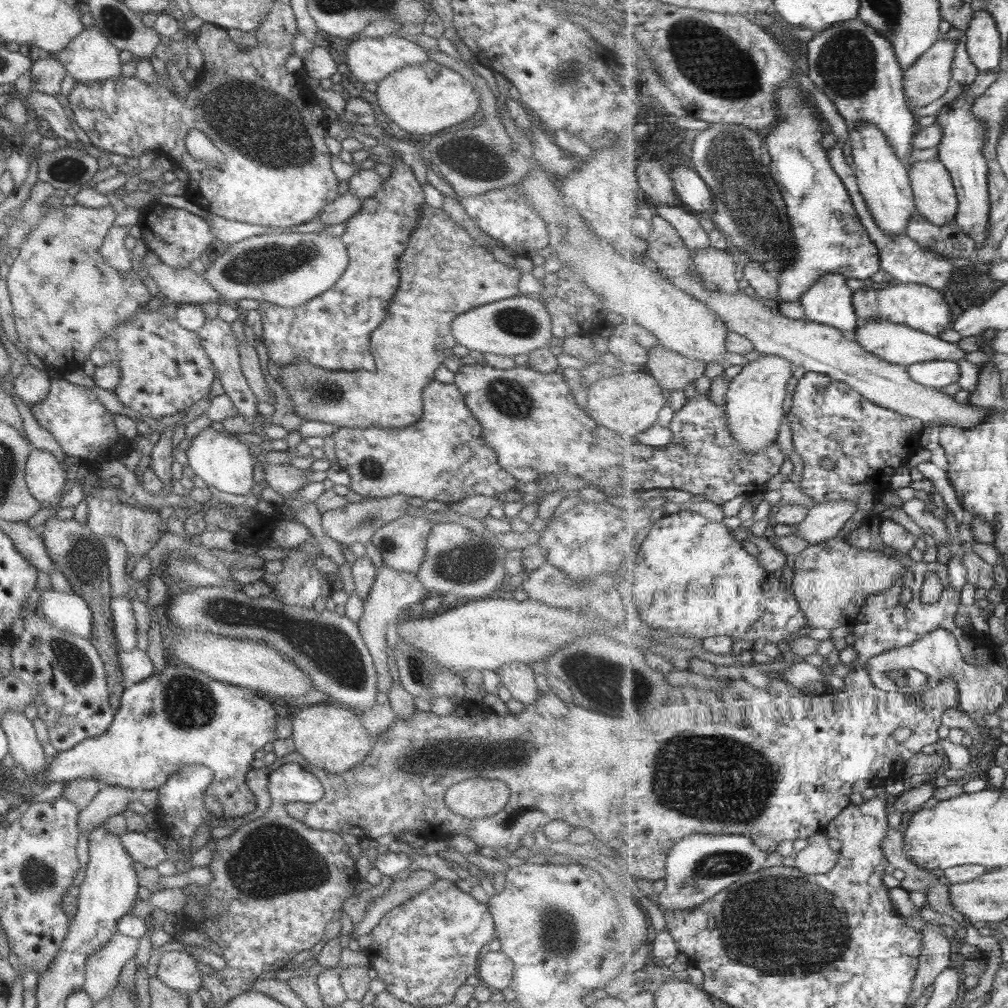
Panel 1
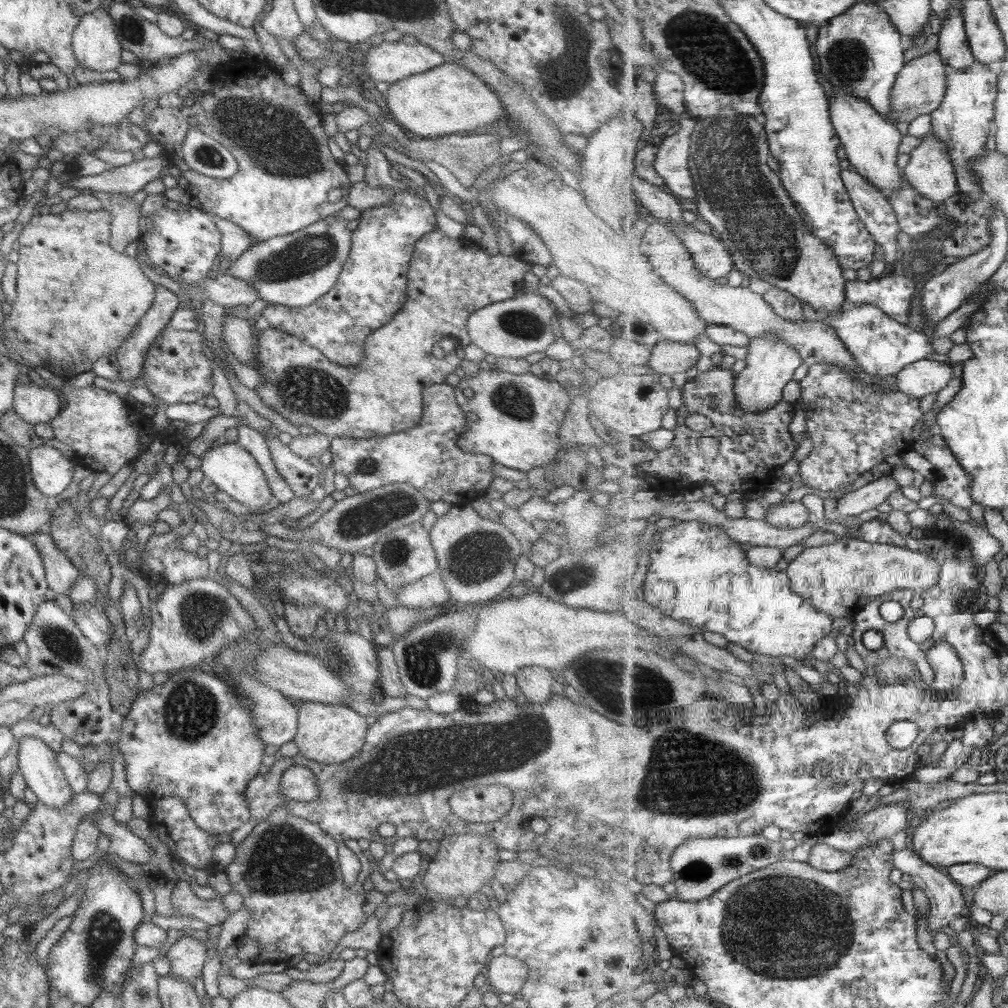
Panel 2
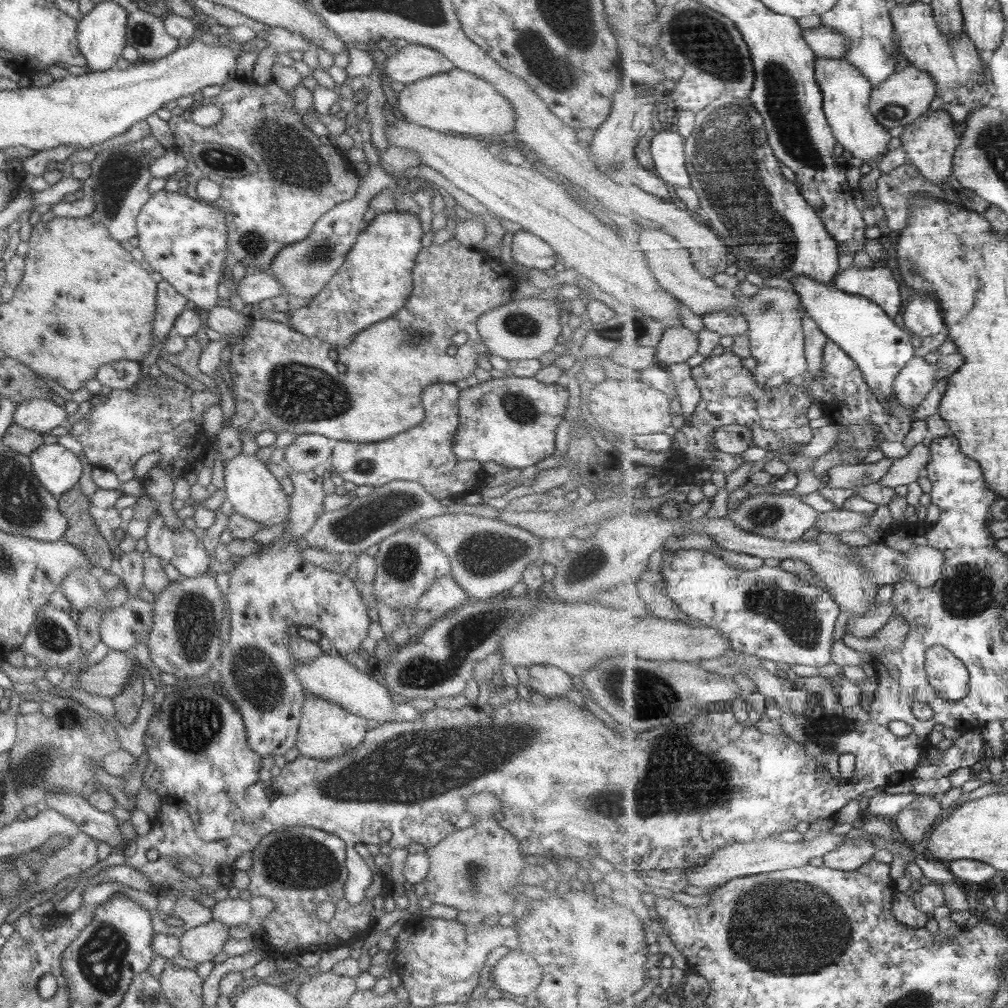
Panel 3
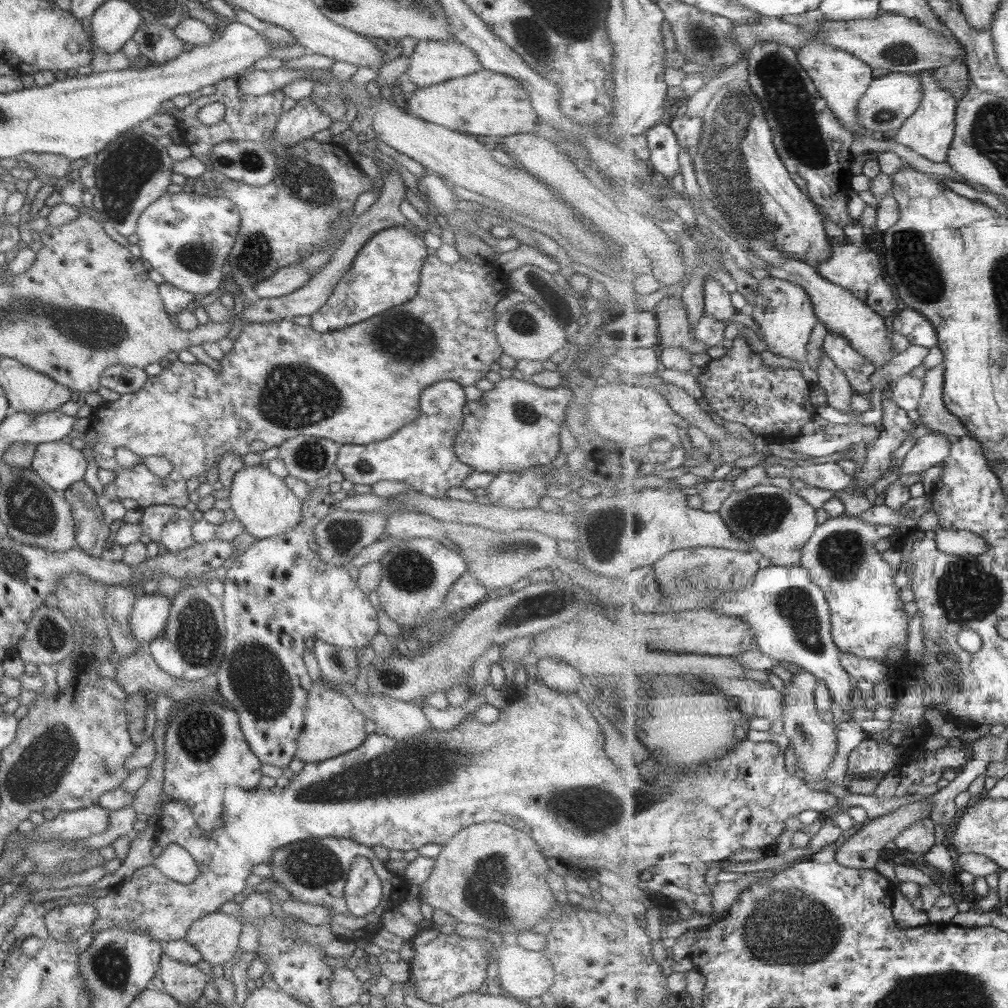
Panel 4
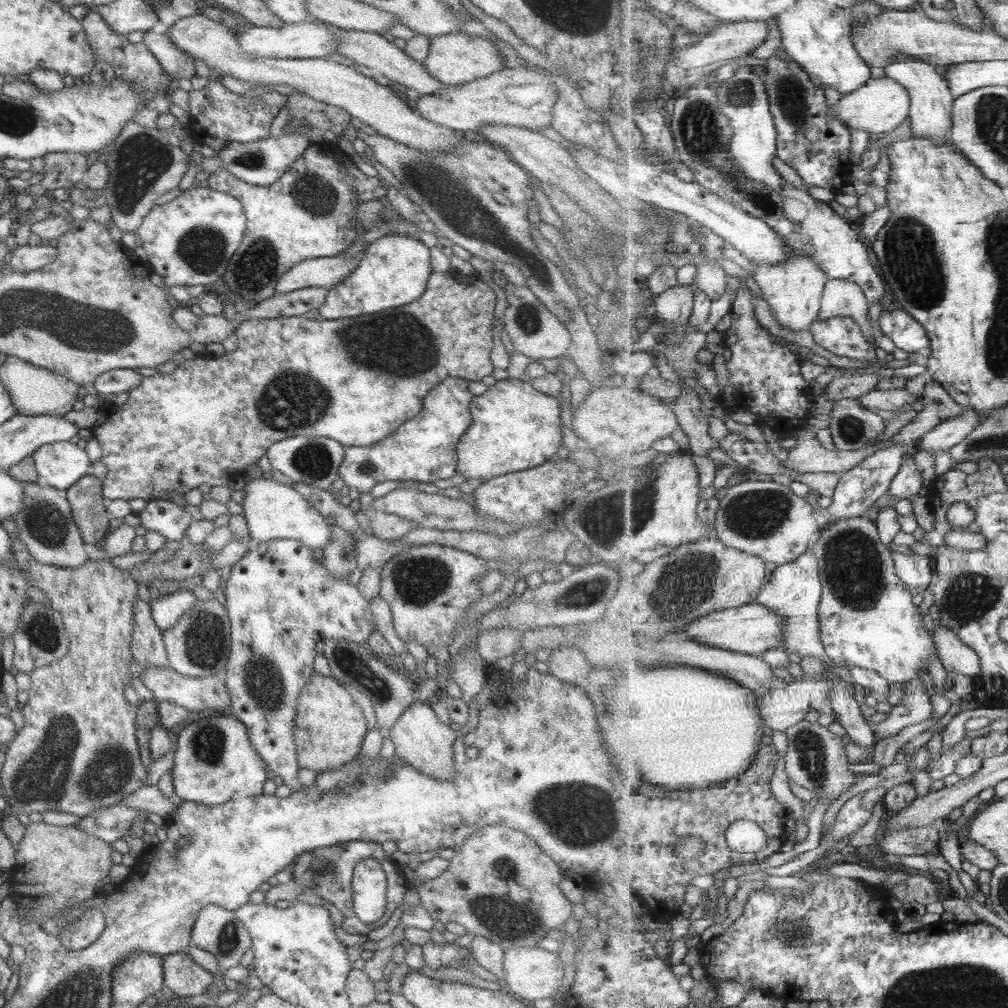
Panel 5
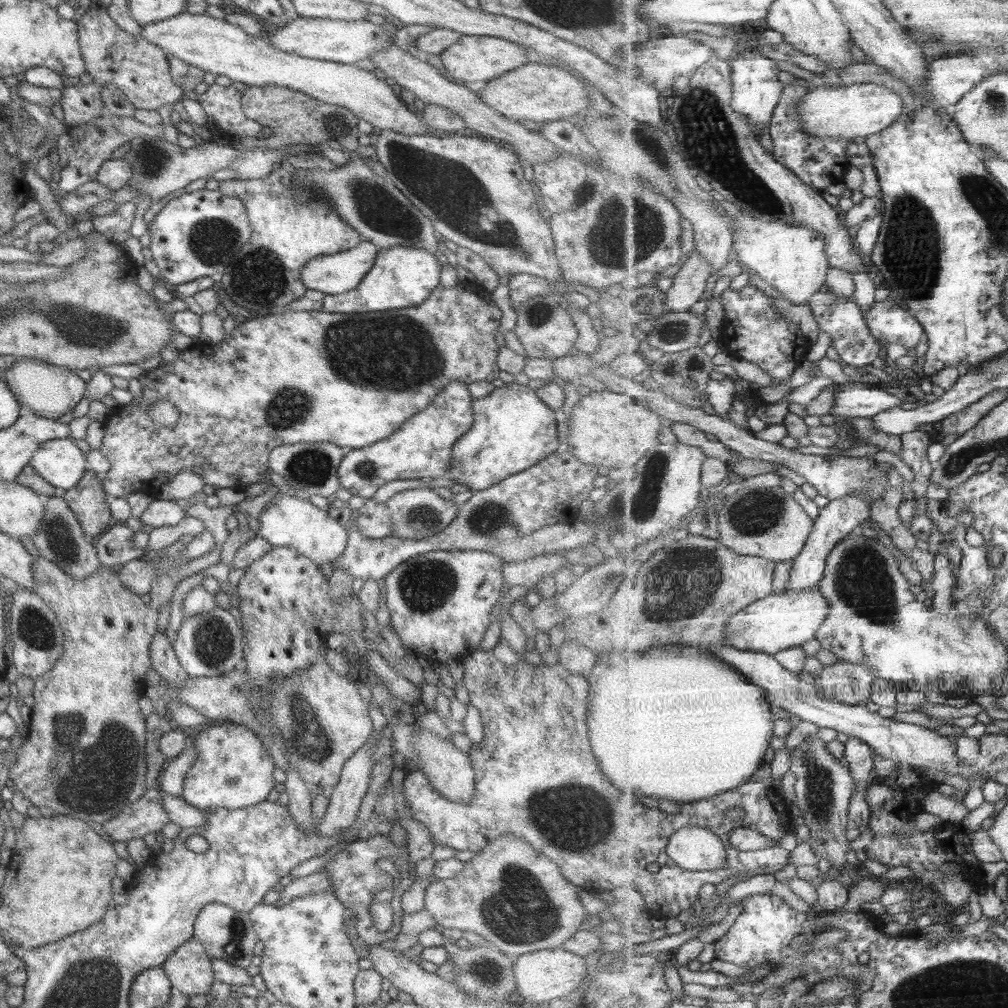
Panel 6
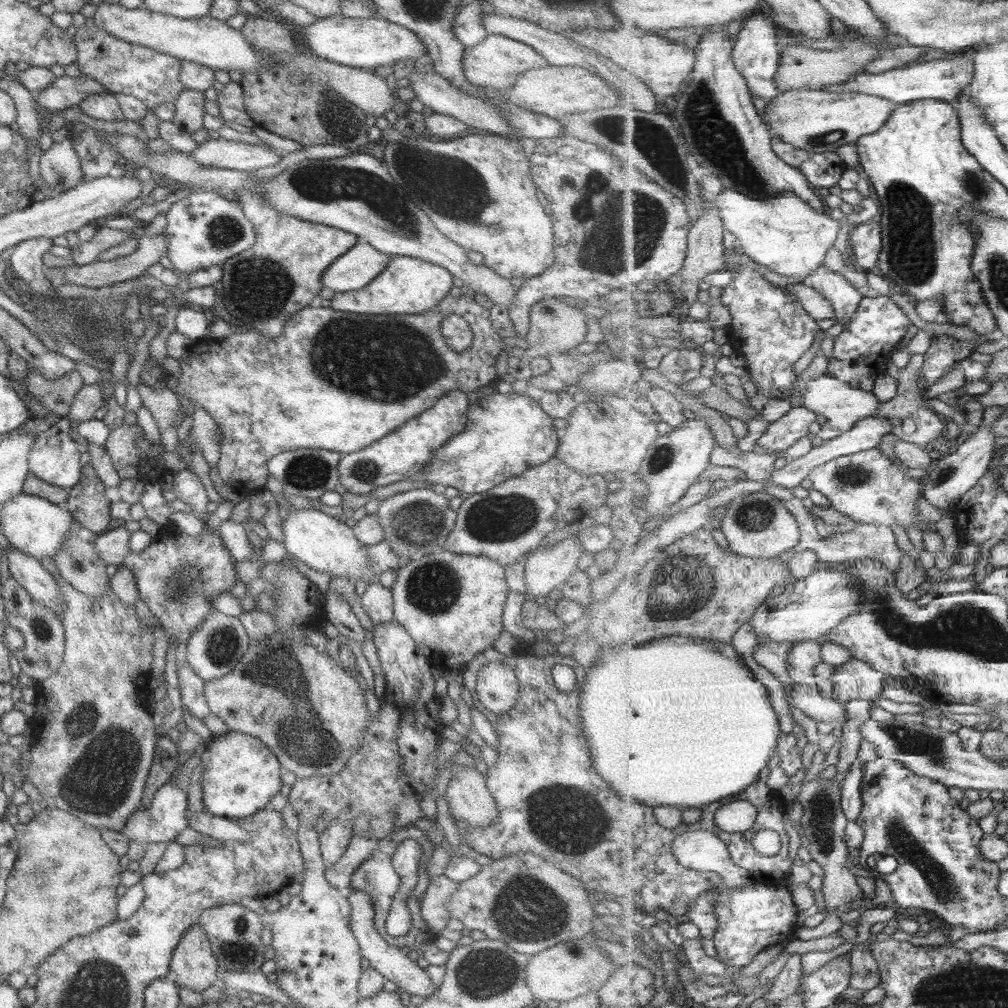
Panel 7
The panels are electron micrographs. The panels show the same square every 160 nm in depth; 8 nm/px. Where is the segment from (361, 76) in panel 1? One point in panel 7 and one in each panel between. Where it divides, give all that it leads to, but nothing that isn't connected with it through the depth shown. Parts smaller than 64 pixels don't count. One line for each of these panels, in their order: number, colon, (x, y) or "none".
2: (389, 61)
3: (412, 62)
4: (431, 62)
5: (456, 58)
6: (475, 60)
7: (495, 63)

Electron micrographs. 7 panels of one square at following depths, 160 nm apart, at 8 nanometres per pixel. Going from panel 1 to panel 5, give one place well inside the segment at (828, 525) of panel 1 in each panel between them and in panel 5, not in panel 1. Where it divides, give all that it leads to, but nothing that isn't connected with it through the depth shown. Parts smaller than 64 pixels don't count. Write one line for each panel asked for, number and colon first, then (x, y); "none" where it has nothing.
2: (868, 497)
3: (905, 470)
4: (930, 450)
5: (950, 432)

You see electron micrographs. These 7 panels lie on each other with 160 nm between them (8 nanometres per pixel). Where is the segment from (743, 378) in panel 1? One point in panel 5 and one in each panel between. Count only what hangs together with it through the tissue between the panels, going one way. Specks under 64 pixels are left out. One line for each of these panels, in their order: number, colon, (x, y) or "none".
2: (770, 364)
3: (777, 338)
4: (785, 313)
5: (794, 289)

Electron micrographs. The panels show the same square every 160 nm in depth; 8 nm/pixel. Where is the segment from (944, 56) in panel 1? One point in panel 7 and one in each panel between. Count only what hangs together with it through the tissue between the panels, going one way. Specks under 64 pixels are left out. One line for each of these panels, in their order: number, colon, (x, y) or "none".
2: (920, 89)
3: (906, 95)
4: (891, 99)
5: (882, 104)
6: (854, 112)
7: (815, 120)

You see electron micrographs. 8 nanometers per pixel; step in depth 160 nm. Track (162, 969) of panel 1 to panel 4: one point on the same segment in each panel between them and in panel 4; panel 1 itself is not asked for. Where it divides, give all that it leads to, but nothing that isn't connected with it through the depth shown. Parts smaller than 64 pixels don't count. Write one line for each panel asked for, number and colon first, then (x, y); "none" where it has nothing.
2: (186, 955)
3: (199, 944)
4: (214, 936)

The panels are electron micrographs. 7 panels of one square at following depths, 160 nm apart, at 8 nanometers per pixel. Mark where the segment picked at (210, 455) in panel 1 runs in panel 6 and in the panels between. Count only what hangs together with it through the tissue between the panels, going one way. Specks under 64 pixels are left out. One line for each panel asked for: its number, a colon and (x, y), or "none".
2: (233, 471)
3: (251, 490)
4: (260, 501)
5: (272, 511)
6: (291, 521)

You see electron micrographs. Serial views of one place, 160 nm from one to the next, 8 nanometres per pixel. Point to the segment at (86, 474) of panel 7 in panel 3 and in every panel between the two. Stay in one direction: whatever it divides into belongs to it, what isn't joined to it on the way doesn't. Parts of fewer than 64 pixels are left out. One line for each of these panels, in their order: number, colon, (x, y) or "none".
3: (81, 532)
4: (90, 533)
5: (88, 512)
6: (86, 500)

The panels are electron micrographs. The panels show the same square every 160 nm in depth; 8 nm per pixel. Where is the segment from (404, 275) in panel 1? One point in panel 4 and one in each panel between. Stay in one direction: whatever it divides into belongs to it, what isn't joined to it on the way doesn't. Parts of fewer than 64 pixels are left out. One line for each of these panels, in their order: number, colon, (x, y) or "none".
2: (448, 279)
3: (282, 381)
4: (269, 388)

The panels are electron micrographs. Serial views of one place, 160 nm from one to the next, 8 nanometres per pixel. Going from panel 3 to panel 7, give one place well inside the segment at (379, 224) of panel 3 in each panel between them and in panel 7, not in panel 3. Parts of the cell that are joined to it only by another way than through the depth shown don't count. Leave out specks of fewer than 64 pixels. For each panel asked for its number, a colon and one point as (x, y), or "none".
4: (385, 272)
5: (393, 270)
6: (401, 277)
7: (407, 286)

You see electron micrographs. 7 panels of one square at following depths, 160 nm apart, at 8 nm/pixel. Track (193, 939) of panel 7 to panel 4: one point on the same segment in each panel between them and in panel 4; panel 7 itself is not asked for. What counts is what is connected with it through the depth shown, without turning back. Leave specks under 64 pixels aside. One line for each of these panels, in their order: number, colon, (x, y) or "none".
4: (184, 982)
5: (181, 975)
6: (188, 970)

